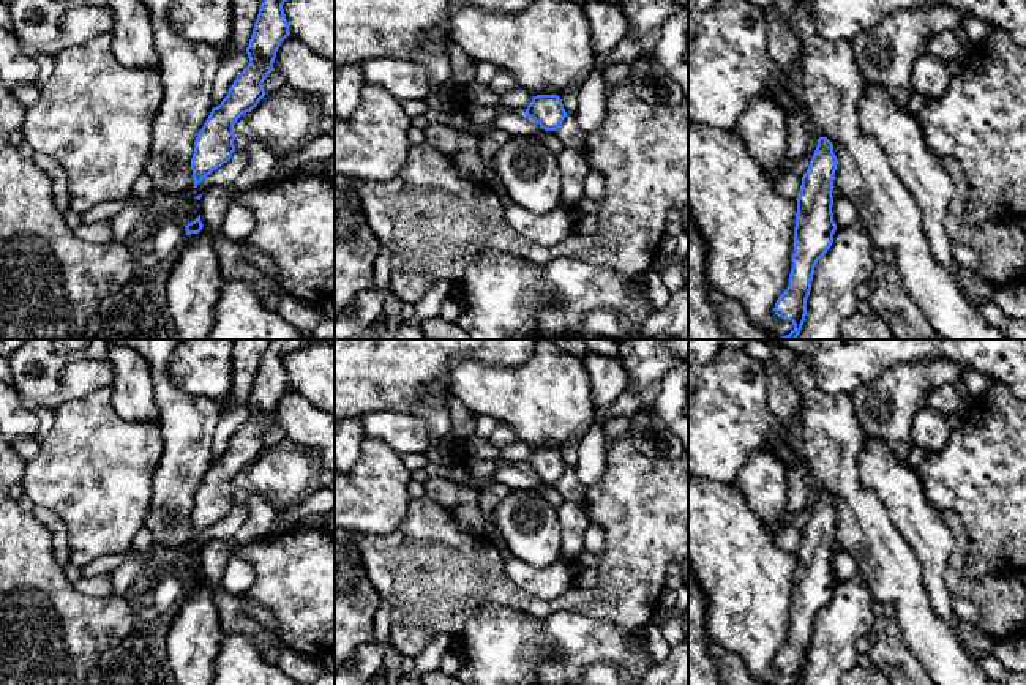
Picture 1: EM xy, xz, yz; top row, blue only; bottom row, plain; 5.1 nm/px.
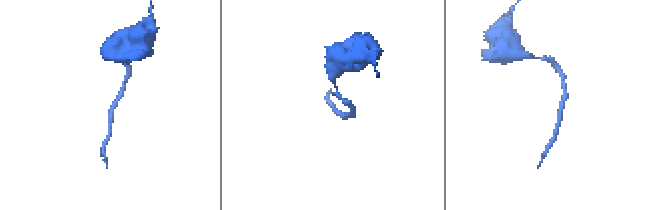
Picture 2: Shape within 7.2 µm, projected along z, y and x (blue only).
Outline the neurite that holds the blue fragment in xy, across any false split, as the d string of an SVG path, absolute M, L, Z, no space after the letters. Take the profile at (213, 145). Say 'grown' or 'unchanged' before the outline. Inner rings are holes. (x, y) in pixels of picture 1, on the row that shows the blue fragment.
unchanged; M264 0L253 35L246 47L248 66L237 76L227 96L213 107L194 140L191 170L194 186L227 163L235 152L235 122L251 112L267 95L264 80L268 77L281 43L290 35L283 9L287 0Z

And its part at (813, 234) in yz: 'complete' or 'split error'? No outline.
complete

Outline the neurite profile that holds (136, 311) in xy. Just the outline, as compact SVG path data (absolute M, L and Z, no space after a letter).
M134 278L101 300L84 339L175 339L163 295Z

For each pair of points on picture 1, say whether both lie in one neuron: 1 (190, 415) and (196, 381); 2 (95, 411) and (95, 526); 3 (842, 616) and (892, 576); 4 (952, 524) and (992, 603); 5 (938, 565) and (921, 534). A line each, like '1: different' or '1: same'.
1: different
2: same
3: different
4: same
5: same

